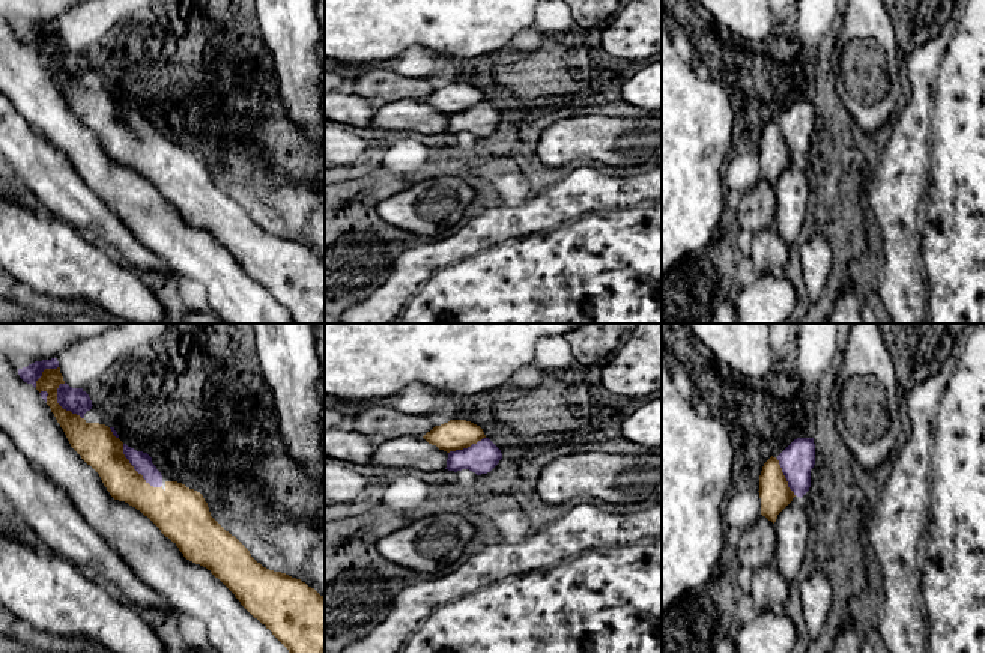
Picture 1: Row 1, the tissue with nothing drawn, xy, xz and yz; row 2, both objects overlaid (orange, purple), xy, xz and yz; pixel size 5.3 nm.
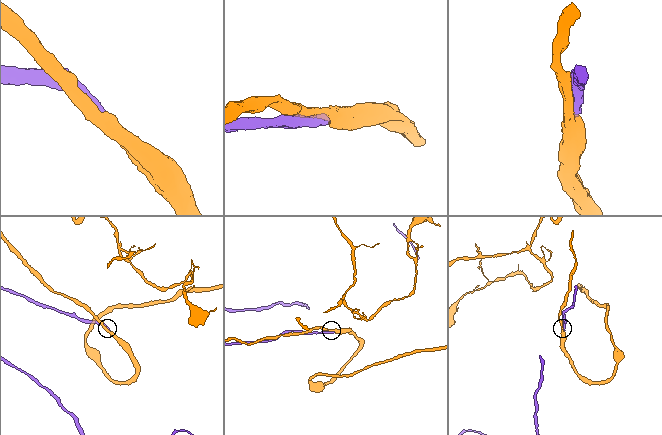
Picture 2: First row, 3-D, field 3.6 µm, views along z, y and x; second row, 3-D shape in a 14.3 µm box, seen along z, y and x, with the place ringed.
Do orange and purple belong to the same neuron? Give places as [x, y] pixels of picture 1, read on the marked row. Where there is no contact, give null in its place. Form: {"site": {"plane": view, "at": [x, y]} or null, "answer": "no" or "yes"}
{"site": {"plane": "xy", "at": [134, 470]}, "answer": "yes"}

